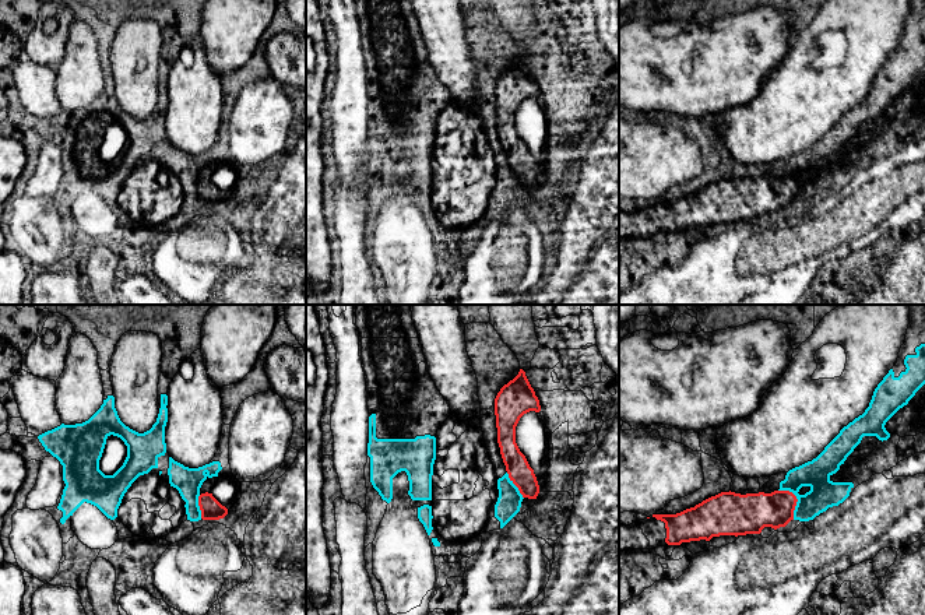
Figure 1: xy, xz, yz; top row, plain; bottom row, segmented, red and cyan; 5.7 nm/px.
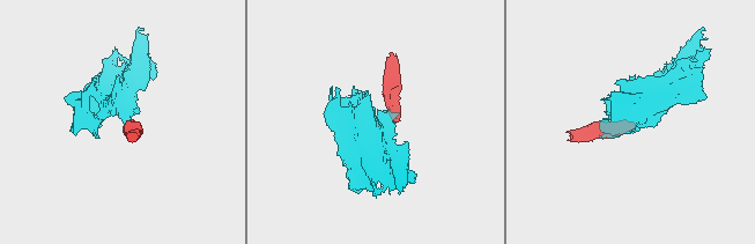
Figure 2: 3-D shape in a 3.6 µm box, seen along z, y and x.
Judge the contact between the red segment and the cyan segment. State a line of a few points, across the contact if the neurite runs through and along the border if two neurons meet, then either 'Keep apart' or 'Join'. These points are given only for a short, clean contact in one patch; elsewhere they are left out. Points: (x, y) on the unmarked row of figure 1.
Line: yz (778, 176), (787, 176), (795, 183), (794, 206). Keep apart

